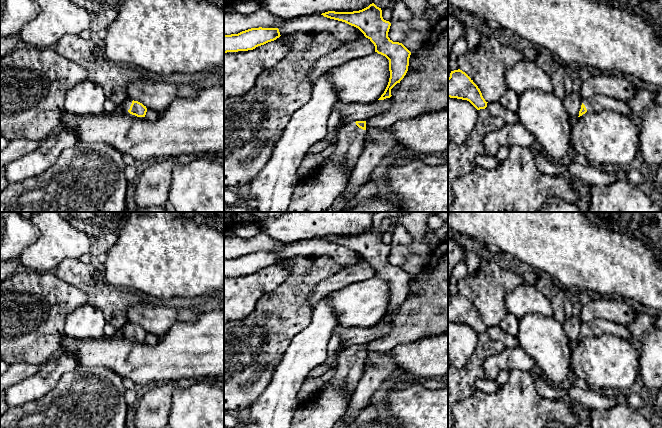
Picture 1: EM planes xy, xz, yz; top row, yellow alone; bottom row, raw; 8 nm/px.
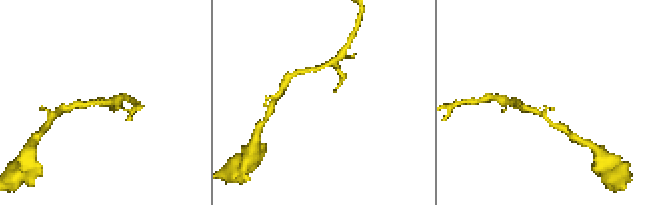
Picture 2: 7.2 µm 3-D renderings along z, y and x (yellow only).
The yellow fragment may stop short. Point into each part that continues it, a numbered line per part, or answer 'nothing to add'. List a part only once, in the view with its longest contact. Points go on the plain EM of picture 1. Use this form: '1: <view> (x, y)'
1: xy (126, 328)

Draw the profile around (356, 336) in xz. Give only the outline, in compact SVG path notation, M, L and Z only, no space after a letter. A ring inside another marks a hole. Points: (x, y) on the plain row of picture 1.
M386 322L384 324L376 324L367 329L362 328L344 328L338 326L334 329L333 334L339 335L341 344L345 347L356 345L367 345L369 342L381 338L393 330L392 322Z

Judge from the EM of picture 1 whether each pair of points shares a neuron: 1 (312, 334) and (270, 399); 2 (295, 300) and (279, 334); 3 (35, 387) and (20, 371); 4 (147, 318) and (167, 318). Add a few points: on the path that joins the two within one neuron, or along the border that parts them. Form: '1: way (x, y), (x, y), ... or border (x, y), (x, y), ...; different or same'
1: way (307, 350), (293, 368), (286, 383); same
2: way (287, 308), (279, 317), (279, 326); same
3: border (40, 366), (33, 374), (10, 386); different
4: way (152, 318), (162, 318); same

